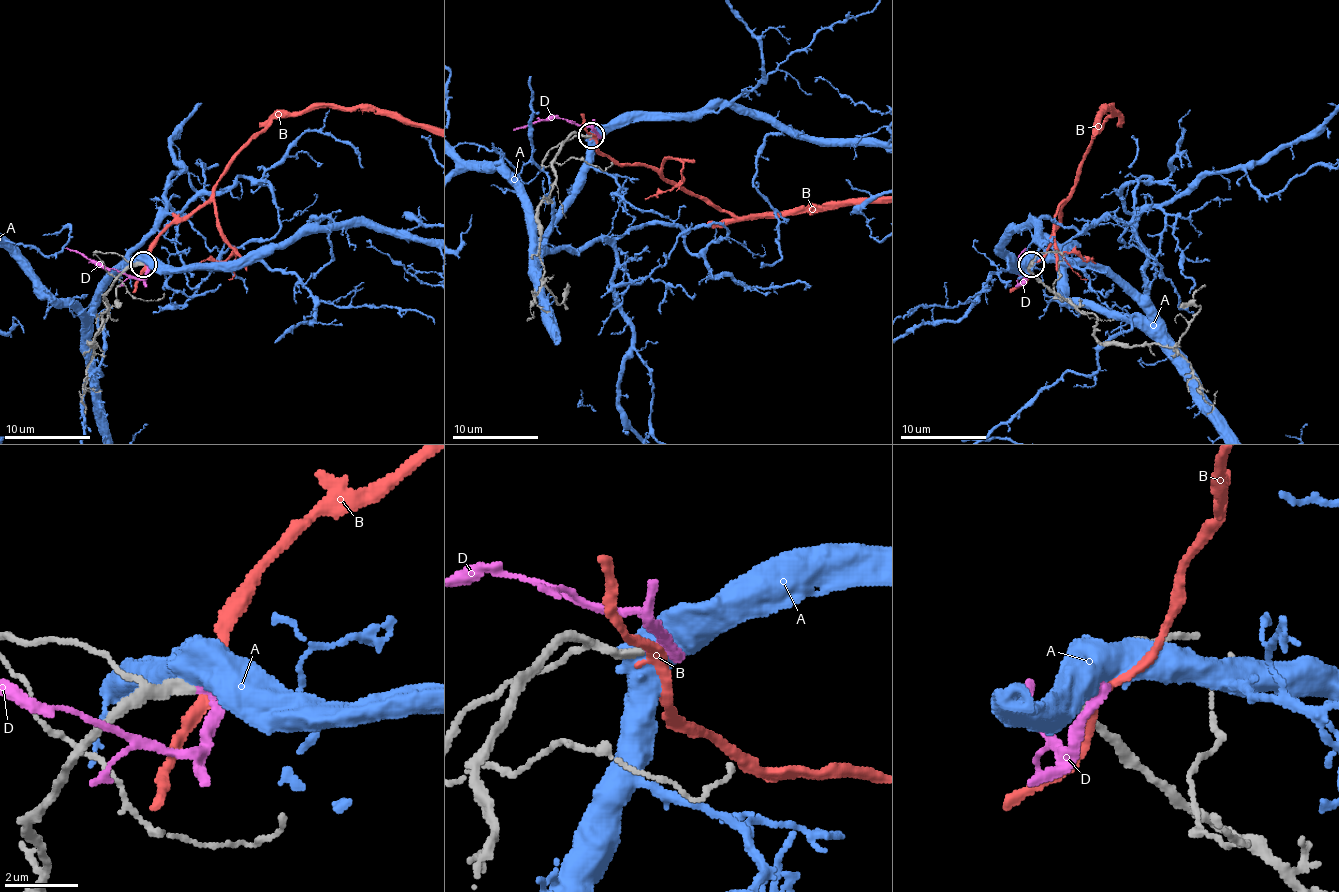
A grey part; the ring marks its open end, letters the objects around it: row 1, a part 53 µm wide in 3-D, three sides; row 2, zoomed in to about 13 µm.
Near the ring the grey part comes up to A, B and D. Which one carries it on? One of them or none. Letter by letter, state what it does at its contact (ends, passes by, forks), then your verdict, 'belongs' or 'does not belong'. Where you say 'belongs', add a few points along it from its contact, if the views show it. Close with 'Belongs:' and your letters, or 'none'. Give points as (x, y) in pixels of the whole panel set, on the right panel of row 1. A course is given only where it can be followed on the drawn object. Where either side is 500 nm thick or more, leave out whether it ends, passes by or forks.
A: does not belong
B: it passes by; does not belong
D: it ends; belongs
Belongs: D

